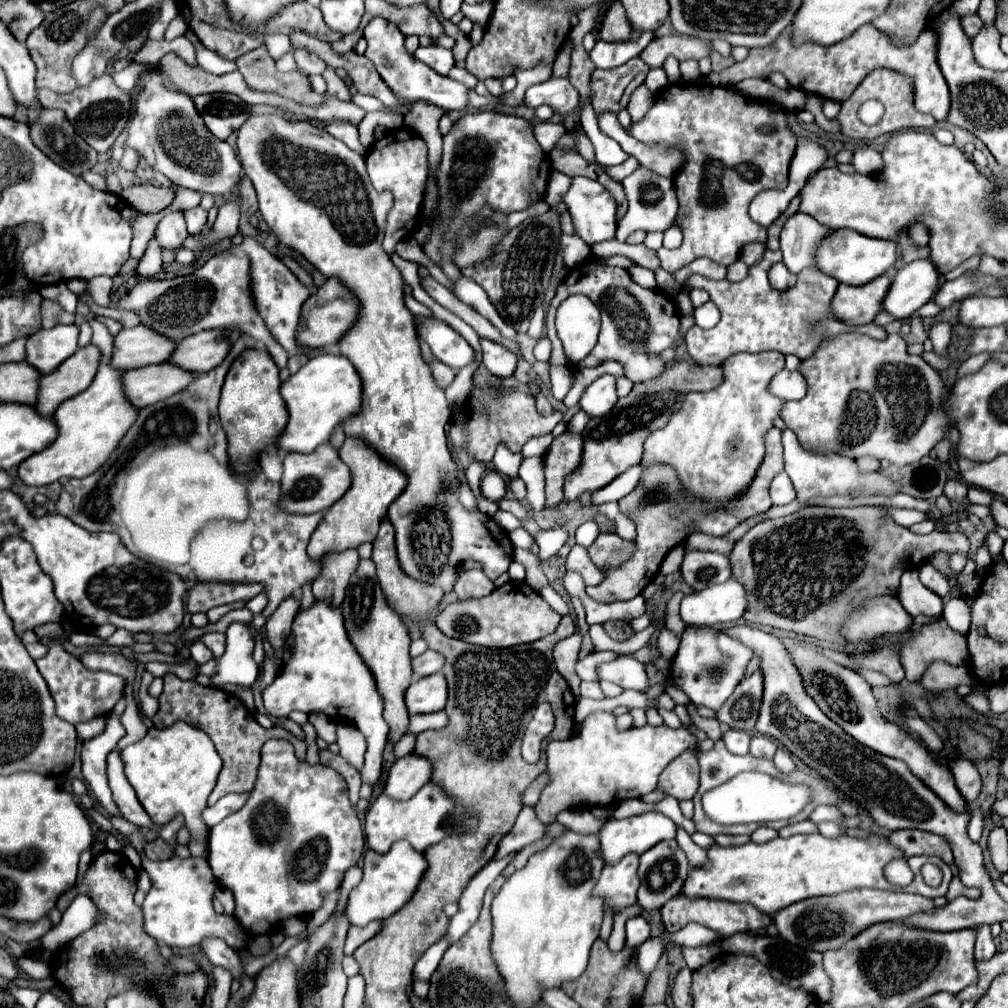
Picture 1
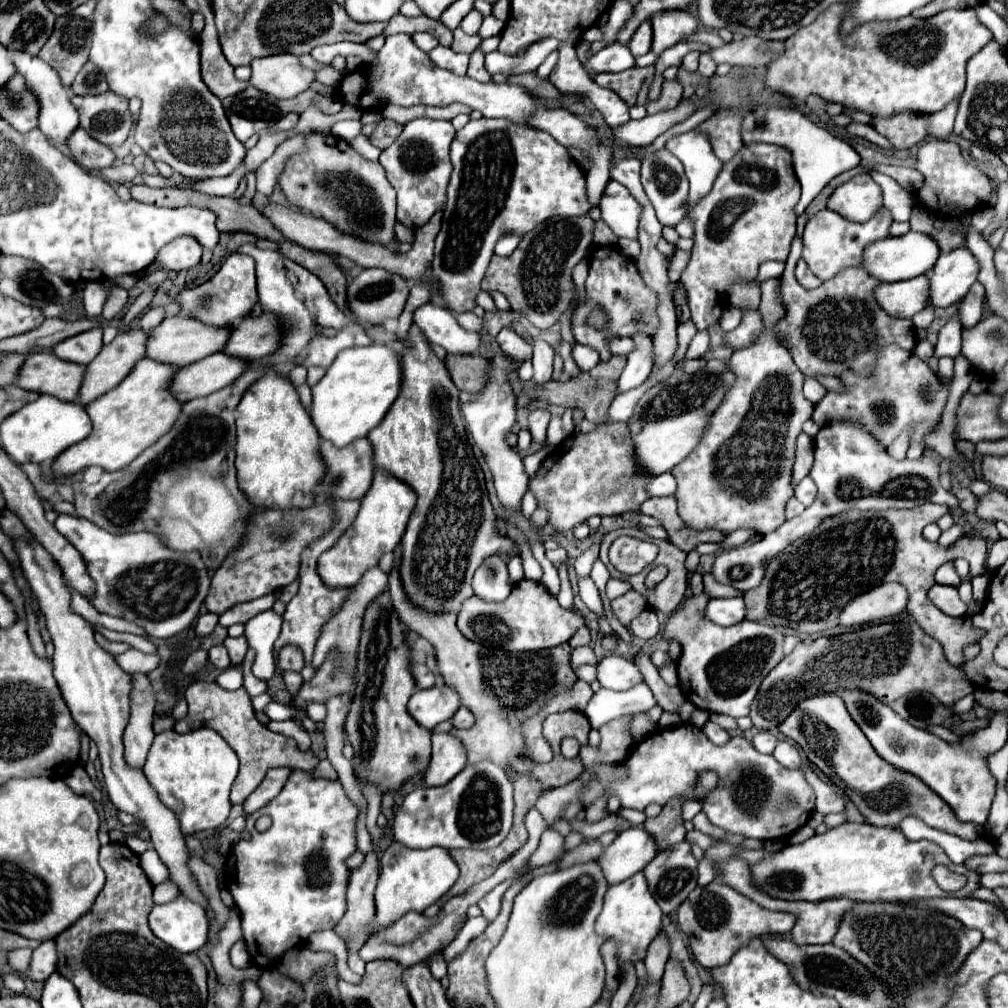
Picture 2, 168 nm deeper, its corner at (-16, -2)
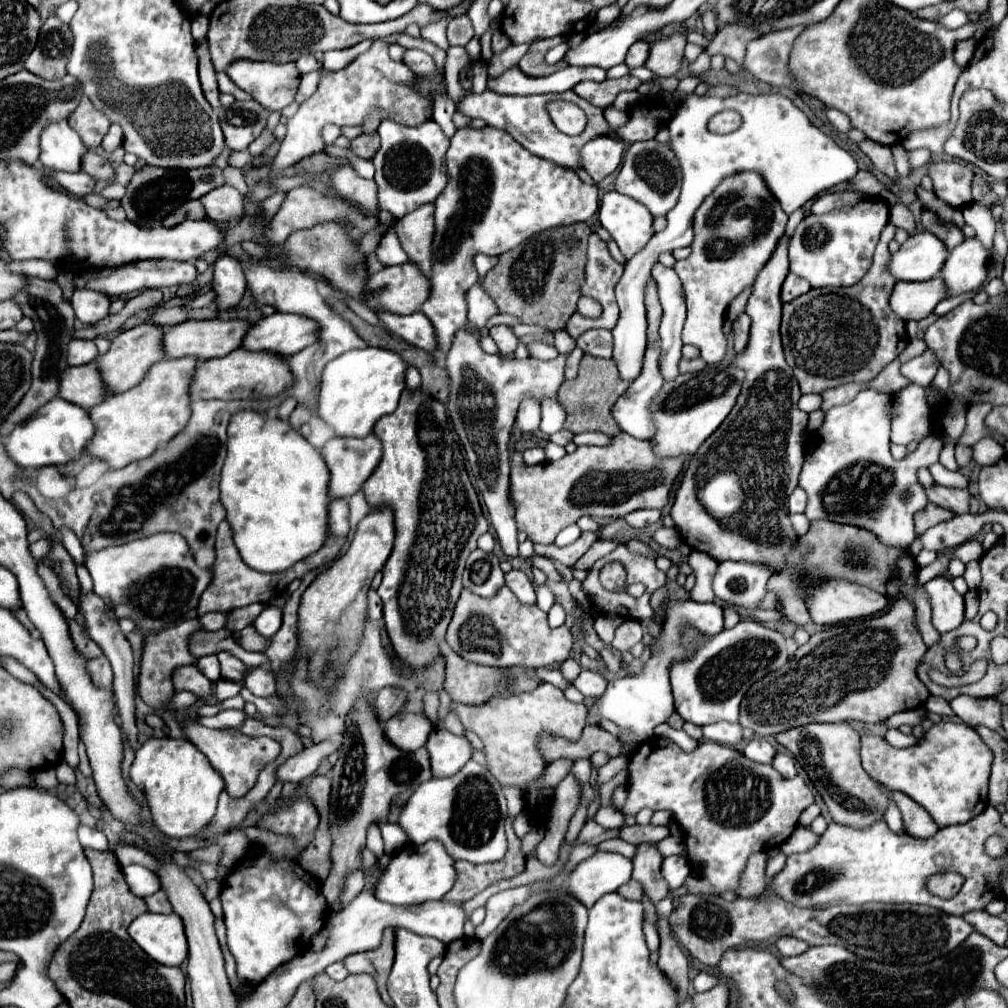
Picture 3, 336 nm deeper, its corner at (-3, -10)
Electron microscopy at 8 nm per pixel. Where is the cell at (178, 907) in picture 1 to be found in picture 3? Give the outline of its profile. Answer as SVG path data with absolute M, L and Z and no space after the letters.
M177 914L137 916L129 926L129 936L155 960L165 966L181 966L187 958L187 936Z

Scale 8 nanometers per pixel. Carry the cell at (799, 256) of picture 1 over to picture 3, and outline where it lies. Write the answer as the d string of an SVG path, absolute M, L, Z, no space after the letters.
M867 198L859 206L825 216L807 214L789 242L791 272L805 278L811 288L857 284L871 268L879 234L889 222L889 206L881 198Z

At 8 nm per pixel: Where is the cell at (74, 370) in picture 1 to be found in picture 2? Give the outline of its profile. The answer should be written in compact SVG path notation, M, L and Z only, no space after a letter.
M130 328L126 332L120 332L110 344L106 344L100 350L100 354L88 364L88 370L86 370L86 376L84 376L80 394L78 394L78 402L80 404L90 404L96 398L100 398L102 394L106 394L108 390L116 388L128 376L128 372L132 372L132 366L136 366L136 362L146 356L146 340L148 340L146 330Z

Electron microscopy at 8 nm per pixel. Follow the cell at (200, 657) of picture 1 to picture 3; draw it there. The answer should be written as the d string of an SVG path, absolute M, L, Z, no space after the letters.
M215 654L199 658L199 660L197 660L197 668L199 668L211 682L217 682L217 680L221 678L221 674L219 674L219 660L217 660Z

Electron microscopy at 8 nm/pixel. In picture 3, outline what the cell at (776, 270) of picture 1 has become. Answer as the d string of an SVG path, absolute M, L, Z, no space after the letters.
M789 272L785 282L783 282L783 288L781 288L781 300L791 302L793 298L797 298L797 296L809 292L809 290L811 290L811 286L809 286L807 280L803 280L803 278L795 276L793 272Z

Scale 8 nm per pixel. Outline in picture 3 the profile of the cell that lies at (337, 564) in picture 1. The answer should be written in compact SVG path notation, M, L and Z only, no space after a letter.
M371 588L369 594L367 594L367 598L369 598L367 618L369 618L369 620L379 620L379 618L381 618L381 598L379 598L379 594Z

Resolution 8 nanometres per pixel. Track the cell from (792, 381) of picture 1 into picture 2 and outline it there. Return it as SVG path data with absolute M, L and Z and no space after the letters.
M806 378L804 380L804 396L806 396L806 400L816 404L816 402L820 402L820 398L824 398L824 394L826 394L826 388L816 378Z

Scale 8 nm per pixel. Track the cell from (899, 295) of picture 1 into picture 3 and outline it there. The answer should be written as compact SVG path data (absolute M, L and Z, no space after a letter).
M969 238L963 244L959 244L955 250L951 250L943 268L941 268L941 272L939 272L941 280L945 282L947 298L953 298L953 296L975 290L985 280L987 274L989 274L989 252L983 250L983 244L977 238Z

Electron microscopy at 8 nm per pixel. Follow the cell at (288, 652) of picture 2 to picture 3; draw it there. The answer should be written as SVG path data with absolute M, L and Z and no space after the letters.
M253 668L251 674L245 678L245 688L249 688L255 696L273 696L277 690L277 682L269 670Z

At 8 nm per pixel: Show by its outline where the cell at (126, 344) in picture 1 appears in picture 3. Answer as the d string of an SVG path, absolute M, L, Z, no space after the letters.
M227 318L185 320L177 326L163 330L163 354L167 358L185 358L185 356L193 356L197 360L219 358L239 348L239 342L243 340L243 334L247 332L247 328L249 324L245 320L227 320Z

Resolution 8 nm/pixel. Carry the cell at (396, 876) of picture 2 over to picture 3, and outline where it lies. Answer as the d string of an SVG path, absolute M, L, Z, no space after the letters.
M425 842L423 846L411 846L391 856L387 868L379 874L375 884L375 898L395 906L417 906L431 900L441 900L455 882L453 858L439 846L439 842Z

